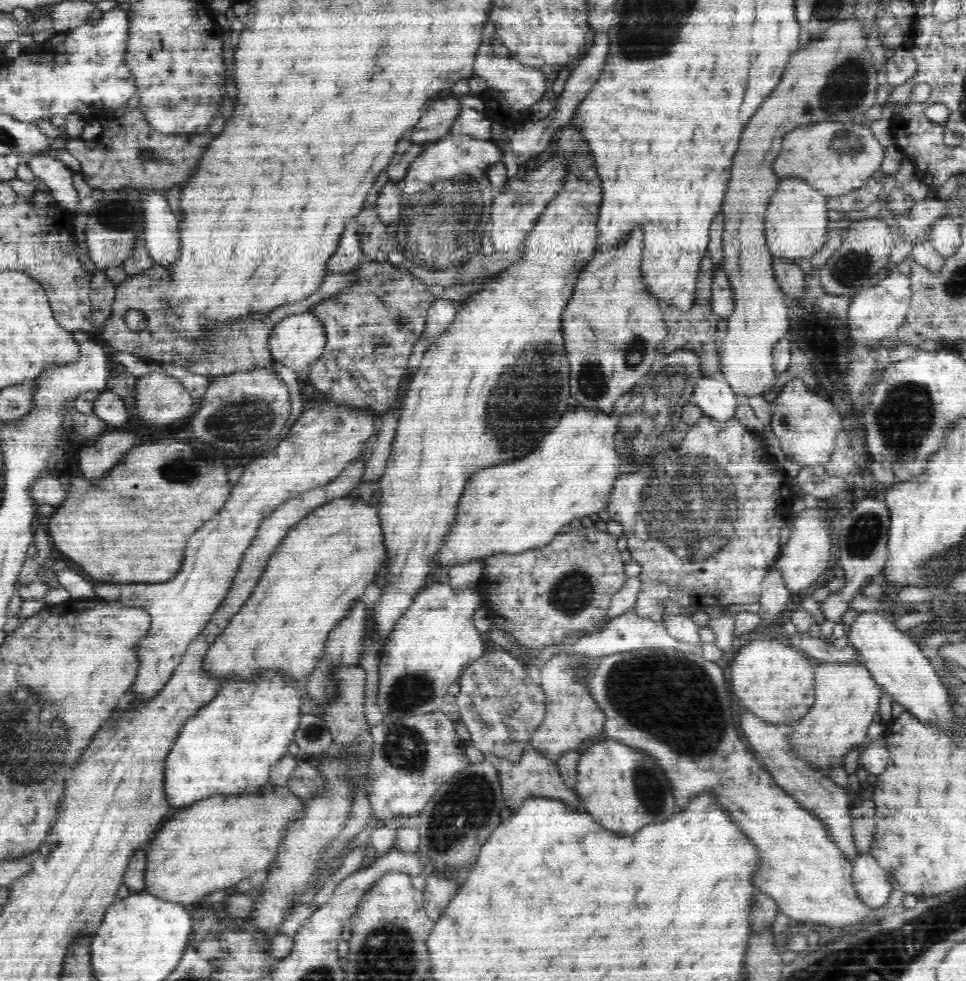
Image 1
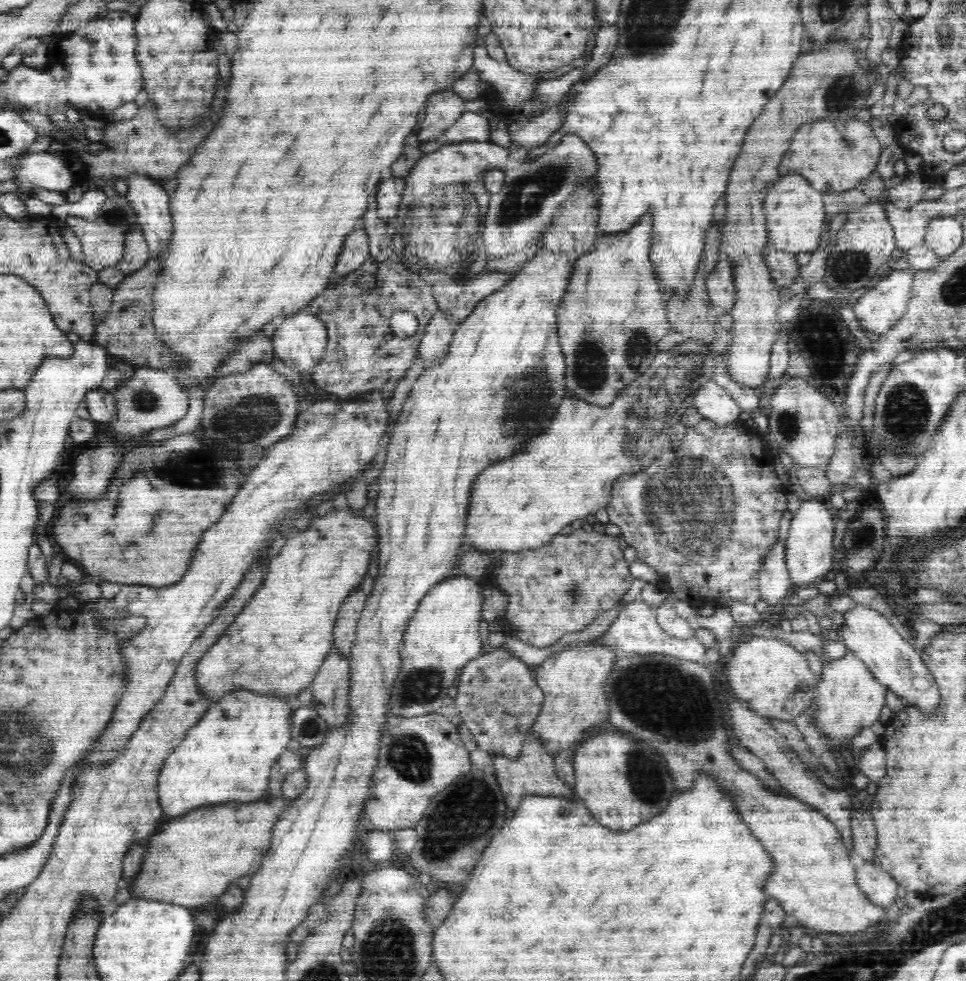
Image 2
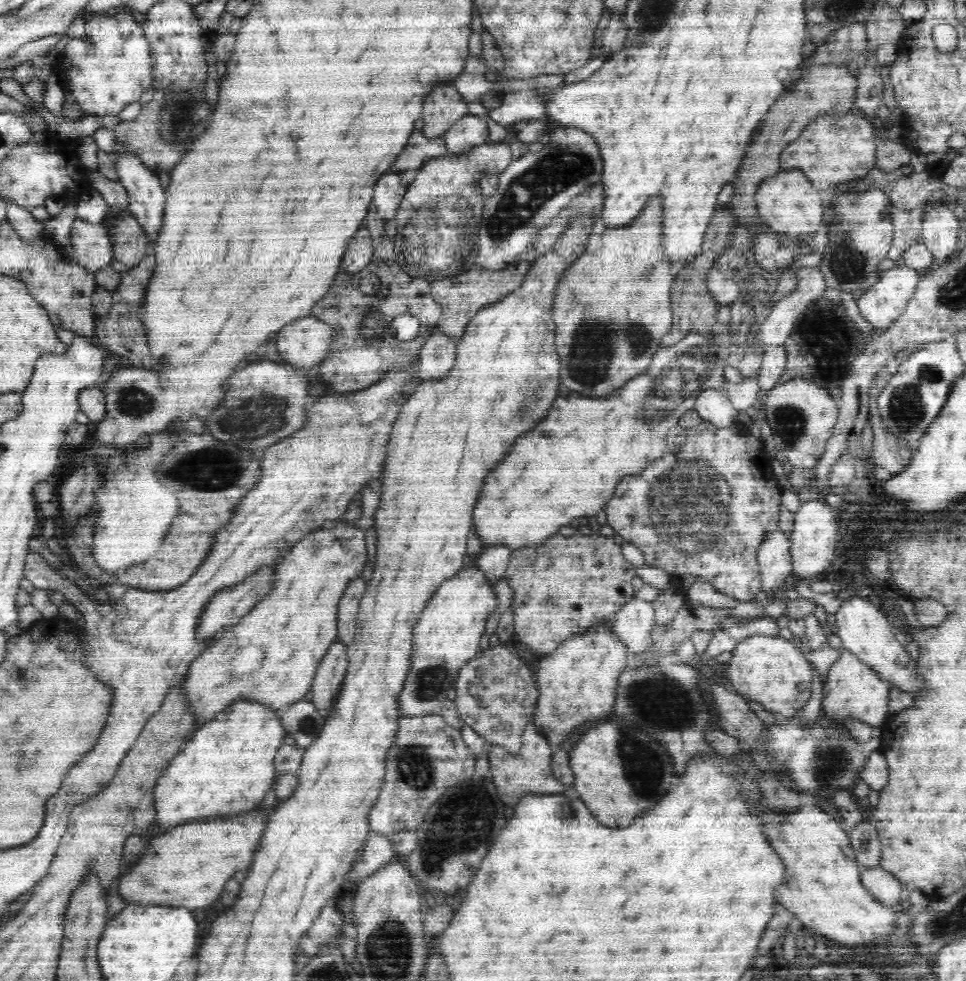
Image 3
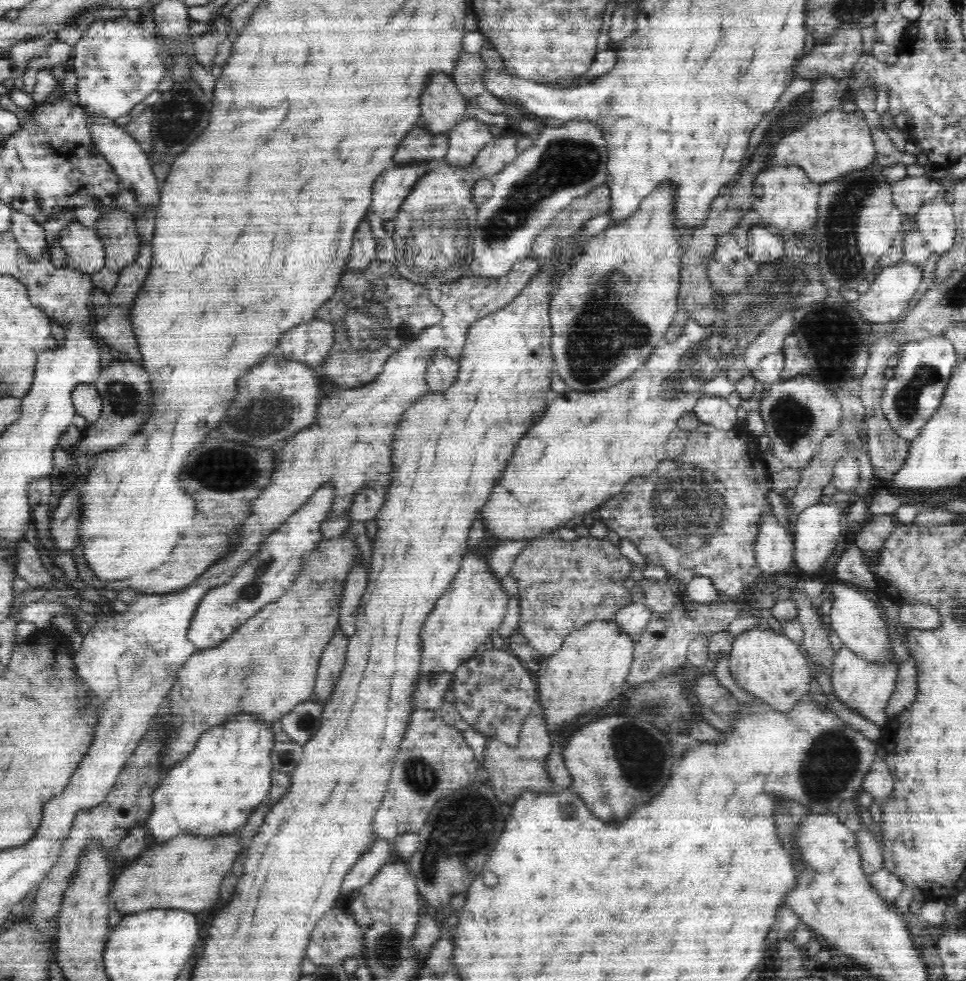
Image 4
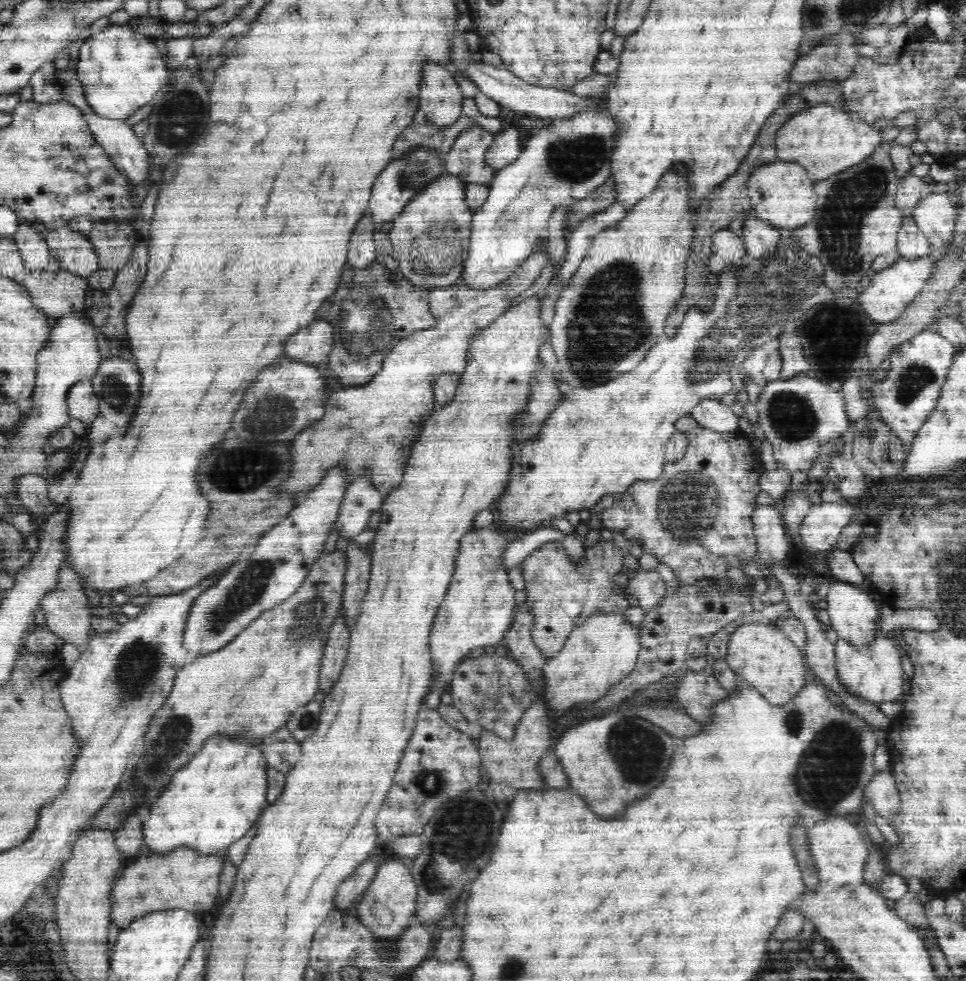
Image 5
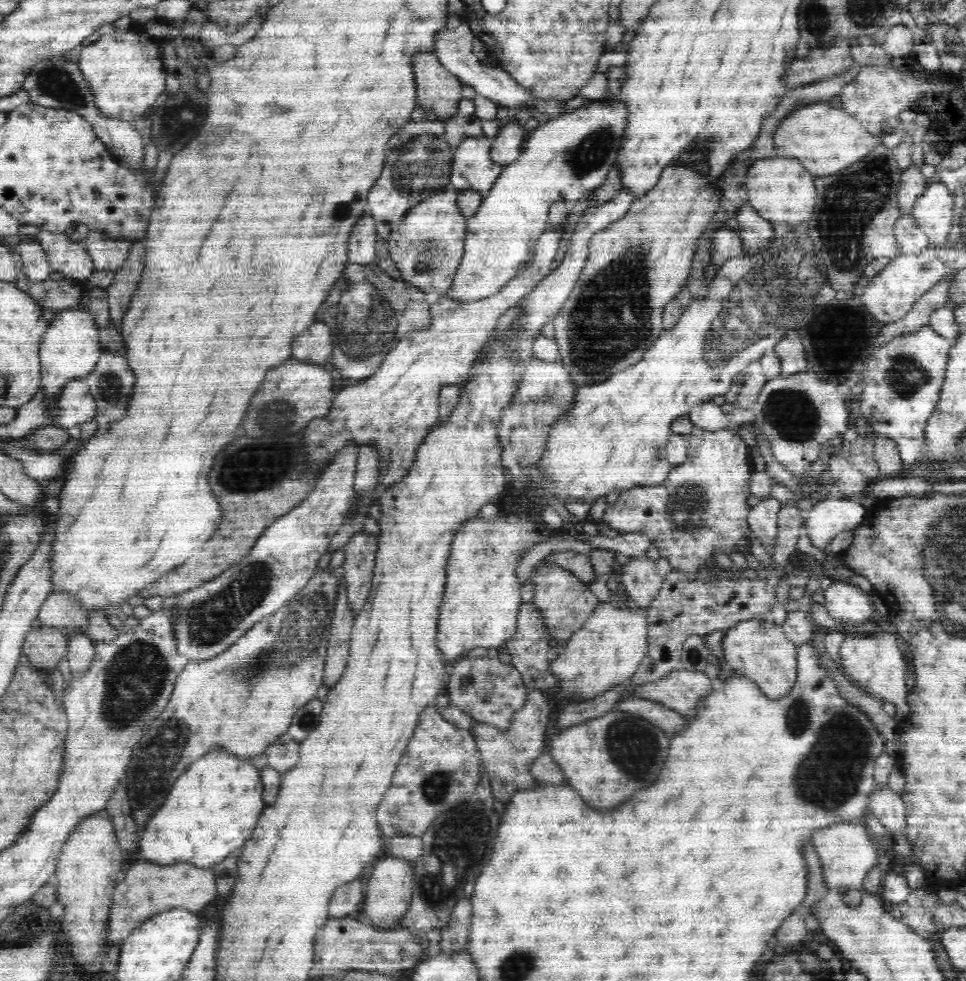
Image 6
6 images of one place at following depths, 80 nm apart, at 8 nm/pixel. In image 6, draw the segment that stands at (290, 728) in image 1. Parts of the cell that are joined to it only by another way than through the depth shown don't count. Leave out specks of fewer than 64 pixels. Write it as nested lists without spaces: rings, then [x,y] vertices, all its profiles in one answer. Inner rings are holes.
[[[210,752],[202,756],[176,780],[170,794],[166,794],[166,800],[162,802],[162,806],[158,806],[154,815],[146,822],[135,858],[161,863],[162,866],[170,866],[178,860],[189,862],[192,866],[198,866],[204,870],[216,866],[222,862],[222,859],[240,852],[244,843],[252,838],[252,832],[257,826],[256,822],[261,817],[262,810],[266,808],[262,794],[262,781],[252,762],[240,762],[226,752]]]

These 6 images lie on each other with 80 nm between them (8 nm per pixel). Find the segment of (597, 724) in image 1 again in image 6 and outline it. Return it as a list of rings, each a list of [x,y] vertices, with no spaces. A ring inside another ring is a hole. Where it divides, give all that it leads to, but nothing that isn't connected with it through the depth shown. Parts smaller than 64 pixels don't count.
[[[602,604],[586,619],[580,630],[566,641],[558,658],[551,662],[551,675],[562,678],[558,698],[580,696],[590,700],[608,688],[628,681],[638,670],[648,648],[648,610],[633,612],[615,604]]]

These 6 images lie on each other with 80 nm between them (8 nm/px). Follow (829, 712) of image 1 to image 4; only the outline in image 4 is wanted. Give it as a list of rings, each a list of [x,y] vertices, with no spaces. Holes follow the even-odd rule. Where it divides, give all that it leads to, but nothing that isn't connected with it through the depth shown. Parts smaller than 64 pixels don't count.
[[[842,645],[837,651],[833,660],[832,670],[832,686],[834,686],[834,694],[848,704],[850,708],[854,708],[856,712],[860,712],[862,716],[866,716],[868,720],[872,720],[874,724],[883,727],[888,720],[885,708],[896,688],[898,679],[899,666],[896,661],[868,661],[858,654],[852,652],[846,645]]]

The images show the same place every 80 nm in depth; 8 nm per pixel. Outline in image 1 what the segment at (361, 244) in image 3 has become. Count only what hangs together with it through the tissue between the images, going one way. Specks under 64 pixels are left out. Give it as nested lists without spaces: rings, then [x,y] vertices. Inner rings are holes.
[[[346,230],[338,242],[340,244],[336,244],[326,266],[330,273],[342,274],[355,269],[365,257],[362,241],[356,230]]]

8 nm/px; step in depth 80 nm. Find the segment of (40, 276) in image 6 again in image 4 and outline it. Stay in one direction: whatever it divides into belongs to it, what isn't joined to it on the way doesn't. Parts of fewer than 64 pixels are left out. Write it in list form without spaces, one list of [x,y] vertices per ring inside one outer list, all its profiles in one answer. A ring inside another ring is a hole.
[[[16,210],[12,211],[12,234],[17,243],[30,258],[42,258],[48,253],[50,246],[46,242],[46,232],[42,225],[34,221],[34,217],[22,214]]]

